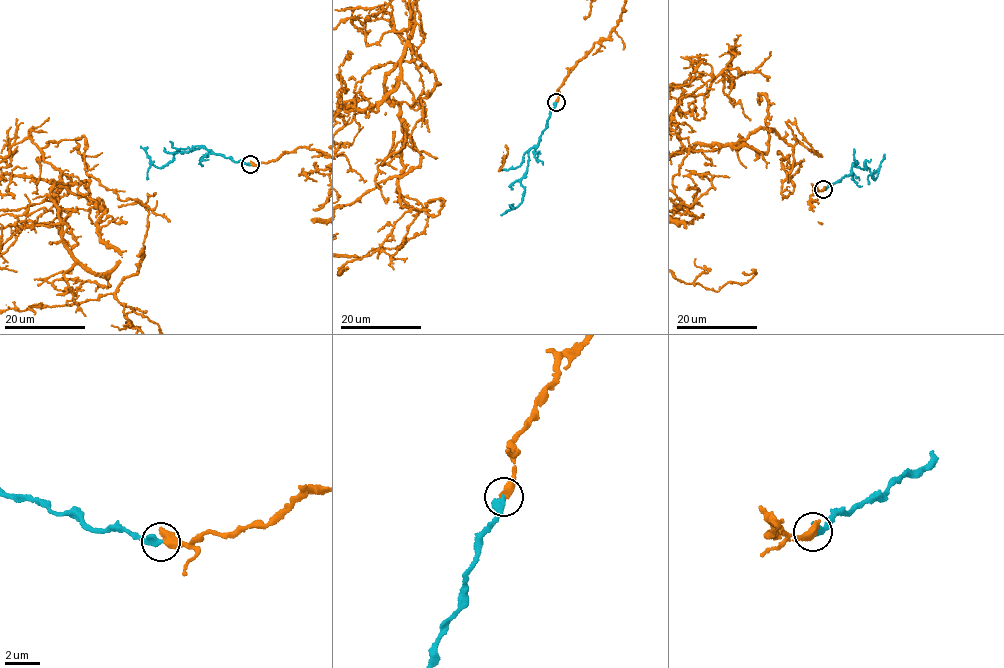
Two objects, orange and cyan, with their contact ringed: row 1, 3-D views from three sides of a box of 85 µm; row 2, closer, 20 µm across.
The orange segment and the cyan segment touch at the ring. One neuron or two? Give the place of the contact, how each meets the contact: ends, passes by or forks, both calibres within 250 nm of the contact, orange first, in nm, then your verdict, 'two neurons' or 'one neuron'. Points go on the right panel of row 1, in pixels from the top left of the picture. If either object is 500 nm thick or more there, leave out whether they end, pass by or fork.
(823, 189) | 550/400 nm | one neuron

